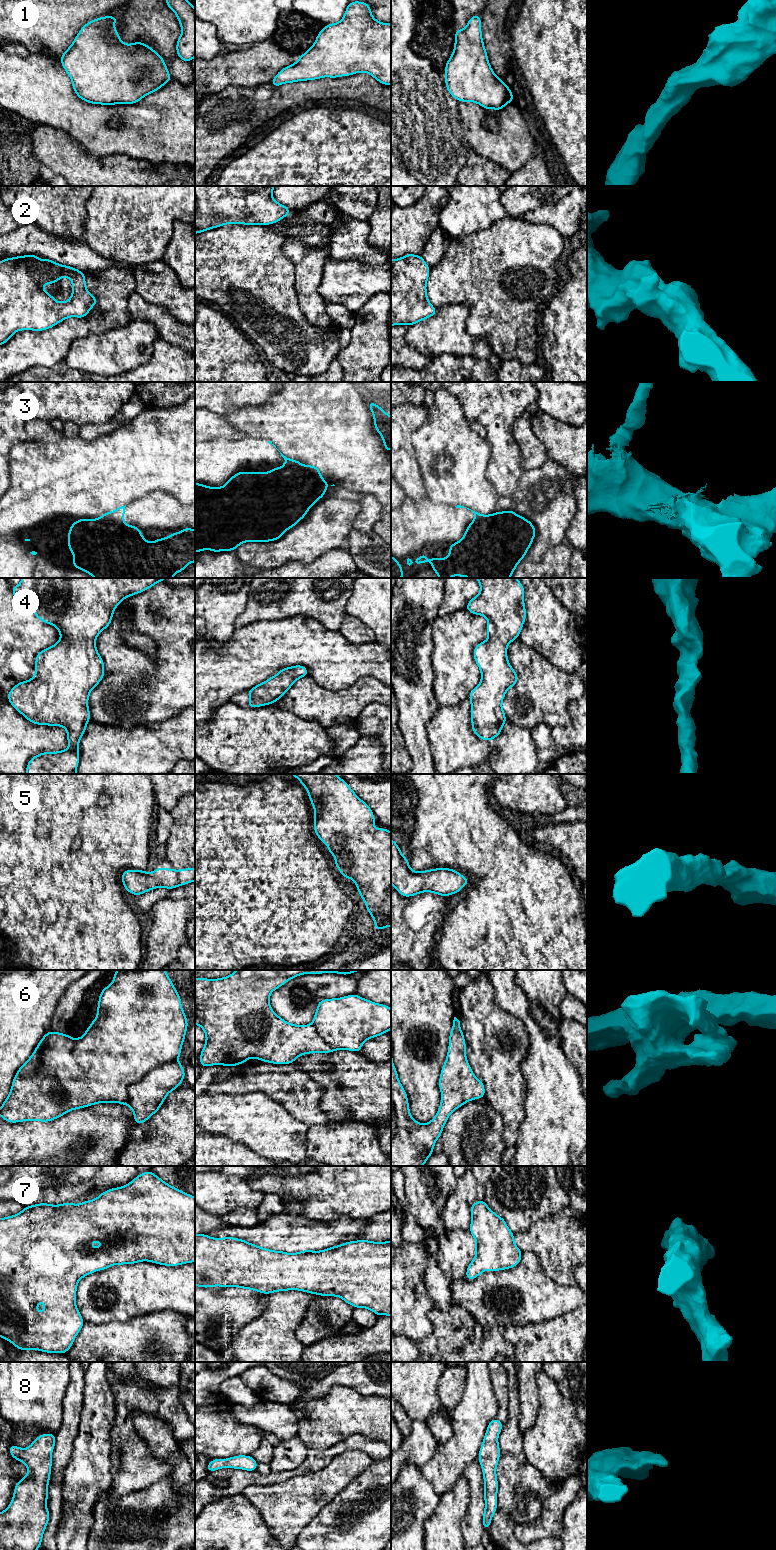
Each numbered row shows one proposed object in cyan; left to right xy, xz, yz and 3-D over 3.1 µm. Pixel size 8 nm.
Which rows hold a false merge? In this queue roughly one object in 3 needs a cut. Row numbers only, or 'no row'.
3, 7

